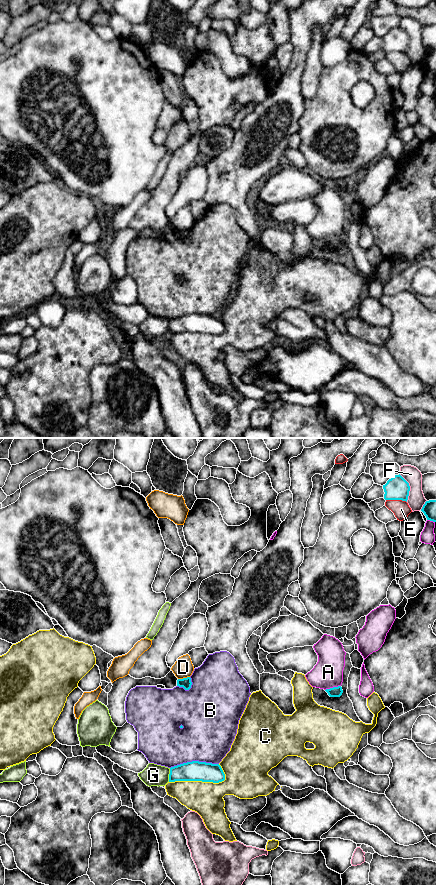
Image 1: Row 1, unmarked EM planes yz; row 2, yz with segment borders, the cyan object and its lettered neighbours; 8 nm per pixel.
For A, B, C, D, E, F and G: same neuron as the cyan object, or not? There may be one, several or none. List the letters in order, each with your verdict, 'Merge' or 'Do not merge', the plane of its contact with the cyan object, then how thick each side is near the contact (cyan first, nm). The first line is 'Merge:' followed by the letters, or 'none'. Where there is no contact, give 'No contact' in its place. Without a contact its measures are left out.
Merge: none
A: Do not merge. Touches cyan in yz. Thickness 80 nm (cyan) against 240 nm
B: Do not merge. Touches cyan in yz. Thickness 160 nm (cyan) against 420 nm
C: Do not merge. Touches cyan in yz. Thickness 160 nm (cyan) against 280 nm
D: Do not merge. Touches cyan in yz. Thickness 90 nm (cyan) against 160 nm
E: Do not merge. Touches cyan in yz. Thickness 190 nm (cyan) against 140 nm
F: Do not merge. Touches cyan in yz. Thickness 190 nm (cyan) against 140 nm
G: Do not merge. Touches cyan in yz. Thickness 160 nm (cyan) against 180 nm

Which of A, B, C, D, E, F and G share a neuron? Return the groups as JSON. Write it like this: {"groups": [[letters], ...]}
{"groups": [["A"], ["B"], ["C", "E"], ["D"], ["F"], ["G"]]}

